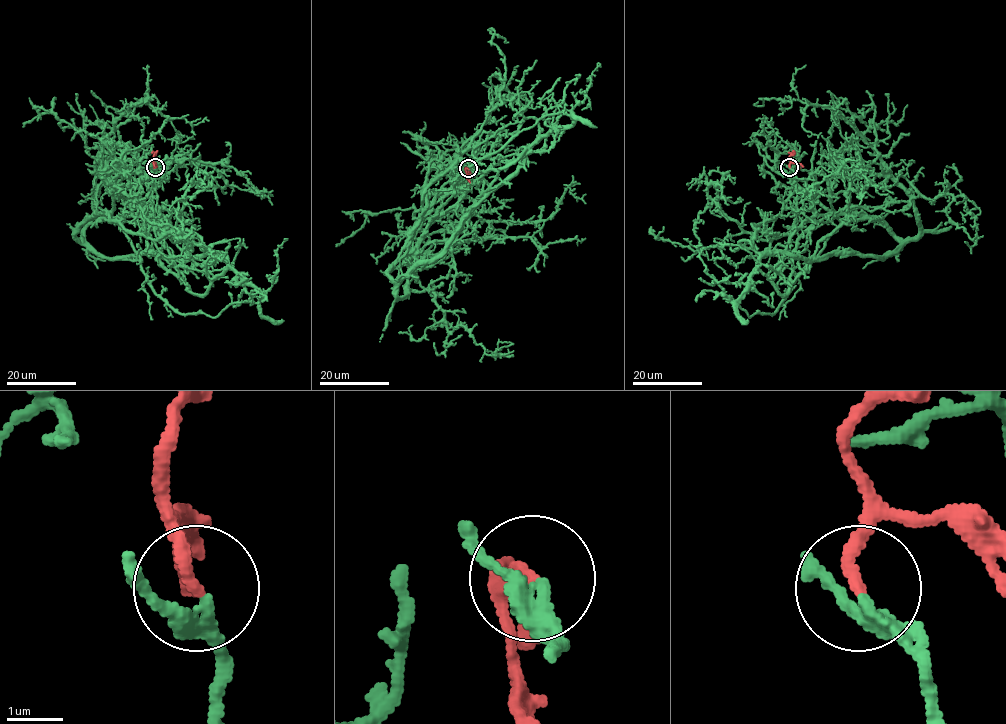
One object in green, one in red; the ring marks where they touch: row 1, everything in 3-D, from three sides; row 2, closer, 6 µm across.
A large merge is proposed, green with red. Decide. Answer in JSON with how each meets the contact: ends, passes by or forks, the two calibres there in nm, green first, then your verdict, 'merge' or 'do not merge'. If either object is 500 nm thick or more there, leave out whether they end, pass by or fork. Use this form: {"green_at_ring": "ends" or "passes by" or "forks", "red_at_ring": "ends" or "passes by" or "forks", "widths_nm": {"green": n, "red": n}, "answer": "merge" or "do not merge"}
{"green_at_ring": "passes by", "red_at_ring": "ends", "widths_nm": {"green": 260, "red": 240}, "answer": "merge"}

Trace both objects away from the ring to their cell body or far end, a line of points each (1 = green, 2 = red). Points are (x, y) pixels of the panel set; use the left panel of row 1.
1: (155, 168), (146, 235), (111, 173), (95, 191), (133, 194), (174, 242), (192, 227), (183, 212), (199, 222)
2: (154, 167), (153, 157), (157, 150)

